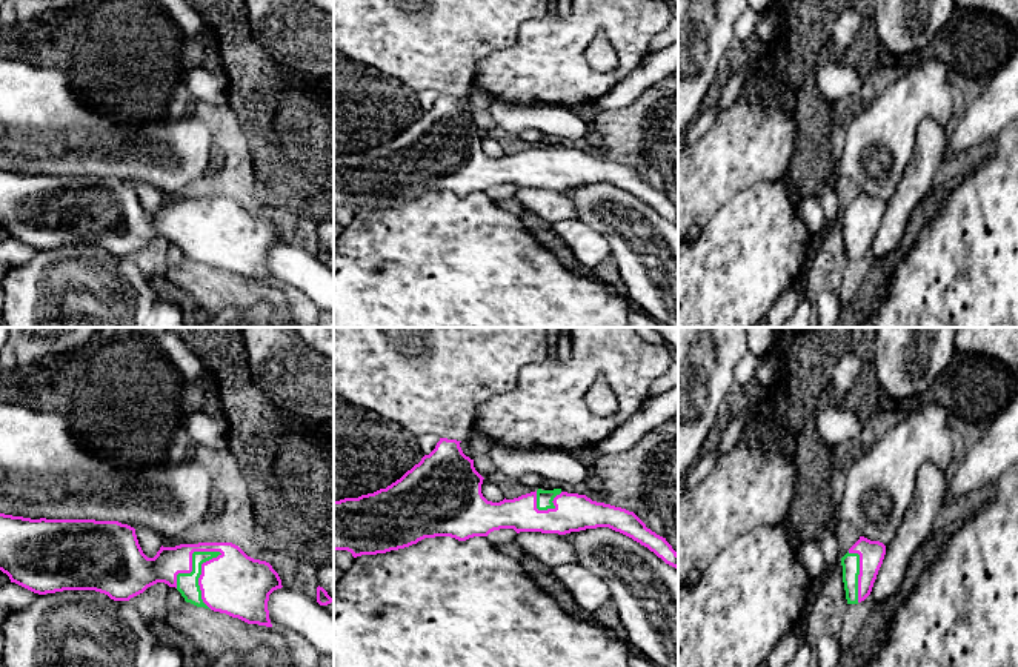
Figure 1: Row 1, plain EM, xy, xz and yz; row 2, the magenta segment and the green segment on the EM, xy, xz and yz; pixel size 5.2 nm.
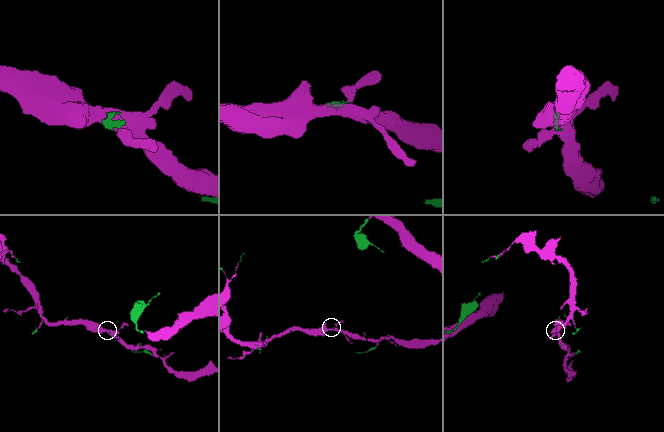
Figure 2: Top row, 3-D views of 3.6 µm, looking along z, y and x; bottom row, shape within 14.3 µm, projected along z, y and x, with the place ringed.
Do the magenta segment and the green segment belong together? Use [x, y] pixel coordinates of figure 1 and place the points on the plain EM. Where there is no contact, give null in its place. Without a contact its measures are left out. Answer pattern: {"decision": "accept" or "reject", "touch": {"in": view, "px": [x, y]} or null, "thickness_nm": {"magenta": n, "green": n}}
{"decision": "accept", "touch": {"in": "xy", "px": [202, 222]}, "thickness_nm": {"magenta": 320, "green": 110}}

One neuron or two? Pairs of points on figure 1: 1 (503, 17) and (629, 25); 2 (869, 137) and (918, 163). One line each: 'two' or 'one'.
1: two
2: two

